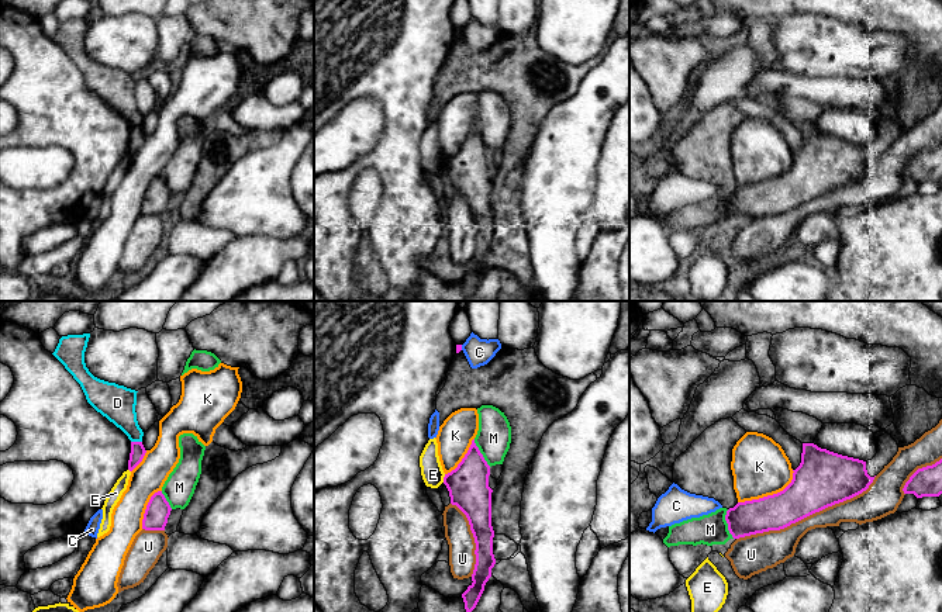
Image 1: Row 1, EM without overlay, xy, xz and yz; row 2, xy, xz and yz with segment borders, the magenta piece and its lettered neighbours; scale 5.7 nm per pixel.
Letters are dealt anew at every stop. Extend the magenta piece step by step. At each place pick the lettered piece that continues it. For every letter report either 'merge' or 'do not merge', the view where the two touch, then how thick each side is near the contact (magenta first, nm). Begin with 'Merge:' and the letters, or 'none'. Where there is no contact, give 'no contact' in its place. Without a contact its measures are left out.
Merge: none
C: do not merge; contact in xz; calibres 30 and 160 nm
D: do not merge; contact in xy; calibres 80 and 200 nm
E: do not merge; contact in xz; calibres 240 and 130 nm
K: do not merge; contact in yz; calibres 260 and 320 nm
M: do not merge; contact in yz; calibres 190 and 180 nm
U: do not merge; contact in yz; calibres 320 and 190 nm

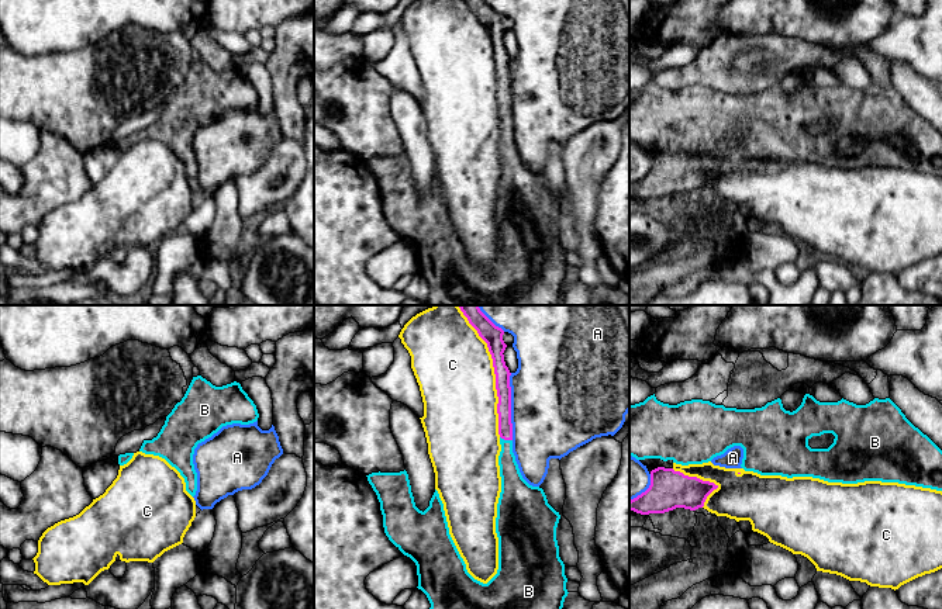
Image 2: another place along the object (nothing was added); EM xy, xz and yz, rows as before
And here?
Merge: B
A: do not merge; contact in xz; calibres 90 and 500 nm
B: merge; contact in xz; calibres 80 and 130 nm
C: do not merge; contact in xz; calibres 110 and 440 nm

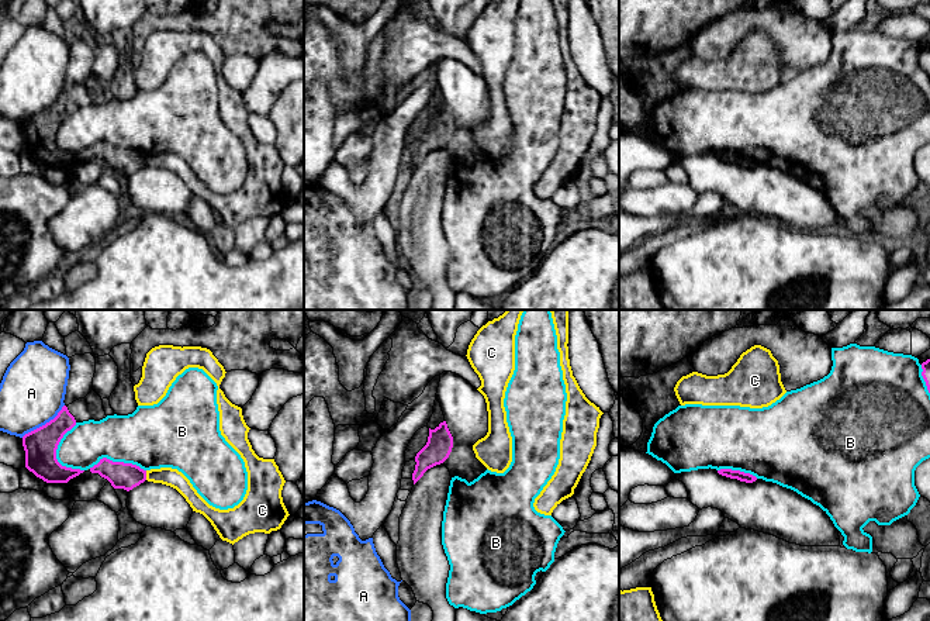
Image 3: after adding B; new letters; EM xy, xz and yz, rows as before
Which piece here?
Merge: none
A: do not merge; contact in xy; calibres 190 and 360 nm
B: do not merge; contact in xy; calibres 190 and 240 nm
C: do not merge; contact in xy; calibres 150 and 100 nm

